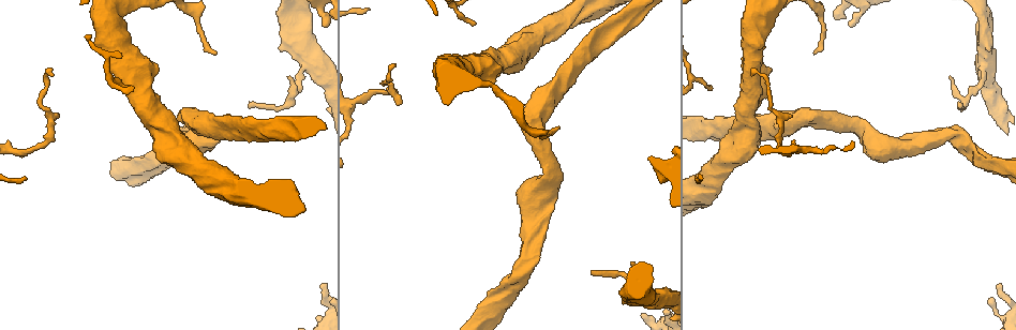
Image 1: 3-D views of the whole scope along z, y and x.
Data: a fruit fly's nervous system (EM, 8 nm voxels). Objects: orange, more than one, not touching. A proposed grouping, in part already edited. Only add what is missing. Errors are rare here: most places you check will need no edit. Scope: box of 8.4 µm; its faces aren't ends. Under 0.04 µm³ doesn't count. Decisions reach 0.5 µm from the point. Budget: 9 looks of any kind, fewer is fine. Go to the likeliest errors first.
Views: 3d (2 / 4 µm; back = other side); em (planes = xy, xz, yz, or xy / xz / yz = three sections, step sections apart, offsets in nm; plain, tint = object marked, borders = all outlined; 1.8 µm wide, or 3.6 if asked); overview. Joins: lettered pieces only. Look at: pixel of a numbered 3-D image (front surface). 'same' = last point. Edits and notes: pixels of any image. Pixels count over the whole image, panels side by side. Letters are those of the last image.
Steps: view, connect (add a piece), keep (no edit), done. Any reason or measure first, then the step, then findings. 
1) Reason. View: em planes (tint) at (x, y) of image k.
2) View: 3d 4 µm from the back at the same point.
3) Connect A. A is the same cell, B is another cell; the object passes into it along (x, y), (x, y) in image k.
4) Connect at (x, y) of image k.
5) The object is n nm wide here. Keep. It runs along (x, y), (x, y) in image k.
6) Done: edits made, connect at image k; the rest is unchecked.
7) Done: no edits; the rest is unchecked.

Free end. View: em planes (borders) at (311, 14) of image 1.

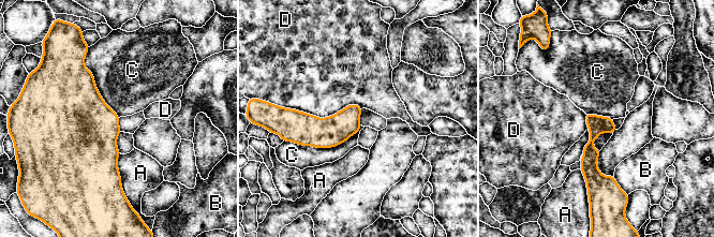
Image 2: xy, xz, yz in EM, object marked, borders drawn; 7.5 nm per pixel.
Keep. A, B, C and D are other cells; no lettered piece goes on from it.

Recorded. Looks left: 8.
Thin end. View: 3d 2 µm at (289, 77) of image 1.

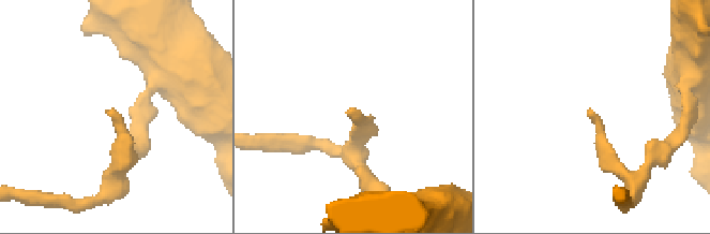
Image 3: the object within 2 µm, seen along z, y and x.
Shape alone is not enough. View: em xy step 4 (plain) at (112, 108) of image 3.

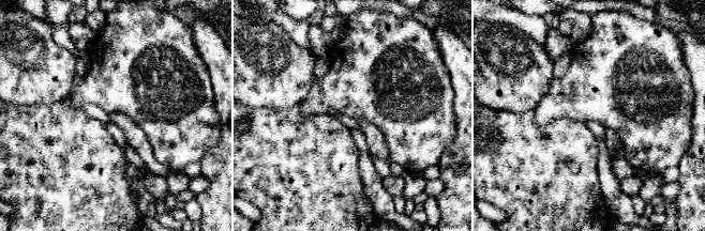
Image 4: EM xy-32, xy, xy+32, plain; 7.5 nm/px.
View: em xy step 4 (borders) at the same point.

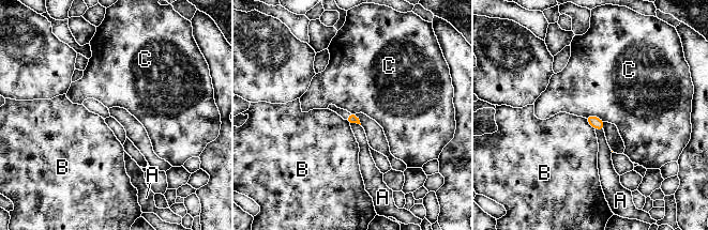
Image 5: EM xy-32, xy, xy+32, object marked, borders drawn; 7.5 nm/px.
The longest contact is with C, 160 nm. Keep. A, B and C are other cells; a border runs along (585, 117), (597, 116), (604, 121) in image 5; no lettered piece goes on from it.

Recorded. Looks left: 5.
An open end. View: em planes (tint) at (560, 127) of image 1.

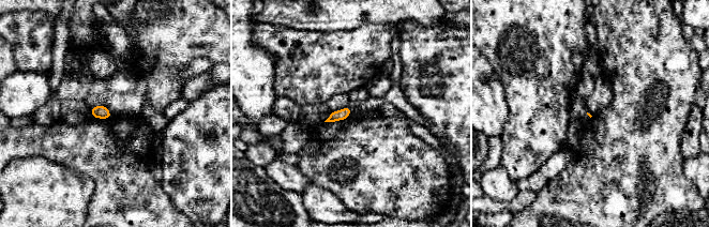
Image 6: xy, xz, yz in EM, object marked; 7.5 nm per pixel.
What lies round it. View: em planes (borders) at the same point.

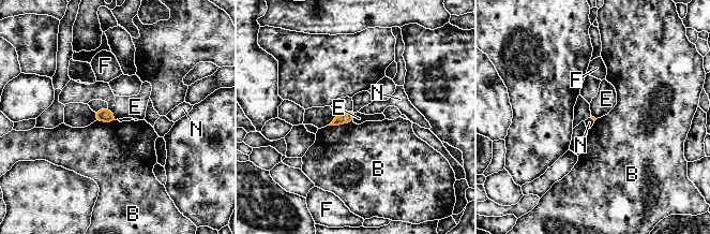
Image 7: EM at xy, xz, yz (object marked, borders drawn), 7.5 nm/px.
Keep. B, E, F and N are other cells; a border runs along (107, 108), (116, 119) in image 7; none of them fits.

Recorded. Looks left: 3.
An open end. View: em xy step 4 (borders) at (710, 121) of image 1.

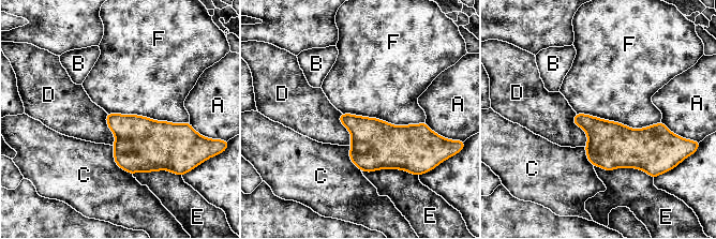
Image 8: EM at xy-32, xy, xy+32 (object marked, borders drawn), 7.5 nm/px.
Another direction. View: em planes (borders) at the same point.

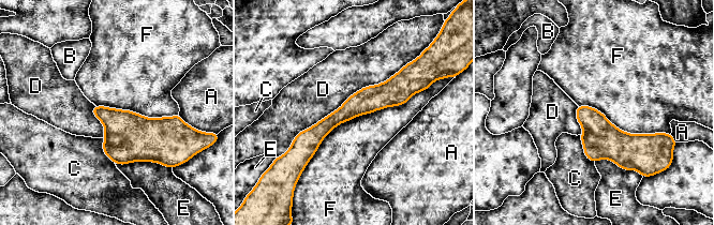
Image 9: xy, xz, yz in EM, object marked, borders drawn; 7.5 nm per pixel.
The object is 200 nm wide here. Keep. A, B, C, D, E and F are other cells; a border runs along (425, 89), (339, 123), (305, 167) in image 9; no lettered piece goes on from it.

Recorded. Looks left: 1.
Done: no edits; the rest is unchecked.

